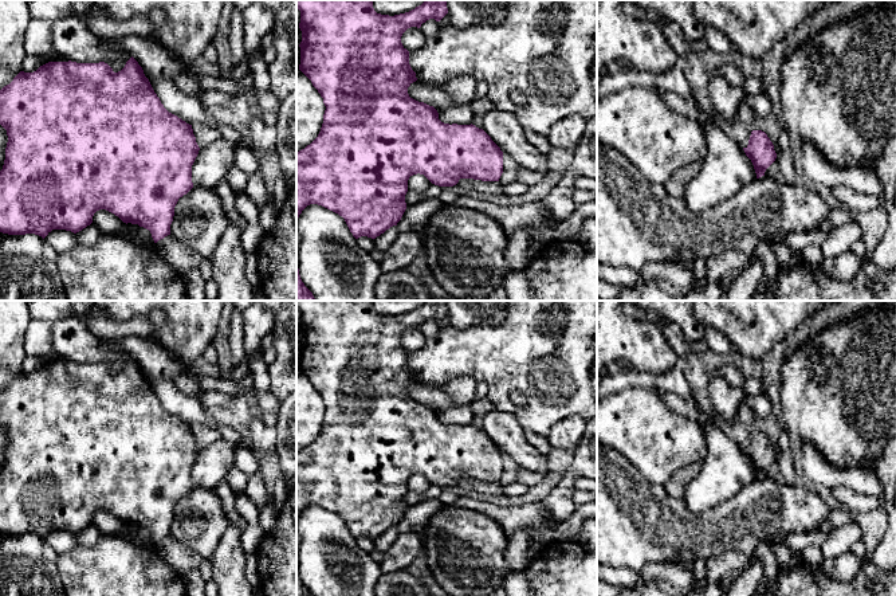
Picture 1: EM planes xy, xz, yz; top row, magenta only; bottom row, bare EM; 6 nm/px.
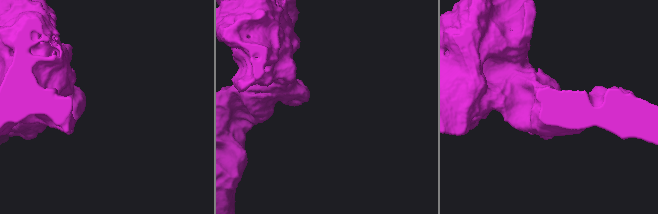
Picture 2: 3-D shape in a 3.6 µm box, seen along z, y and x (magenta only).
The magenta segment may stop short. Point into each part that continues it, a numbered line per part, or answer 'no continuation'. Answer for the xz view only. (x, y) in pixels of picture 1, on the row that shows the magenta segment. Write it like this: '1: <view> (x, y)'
no continuation

